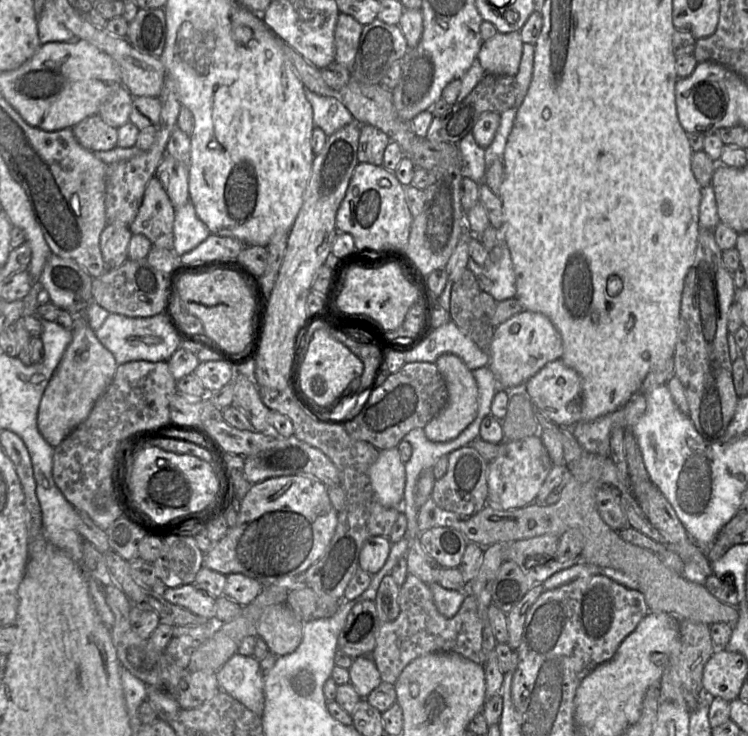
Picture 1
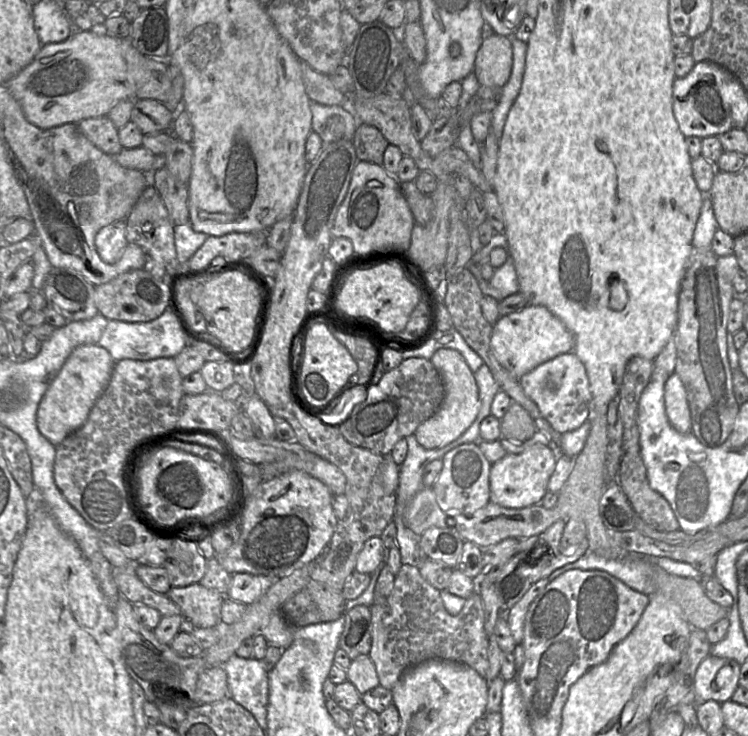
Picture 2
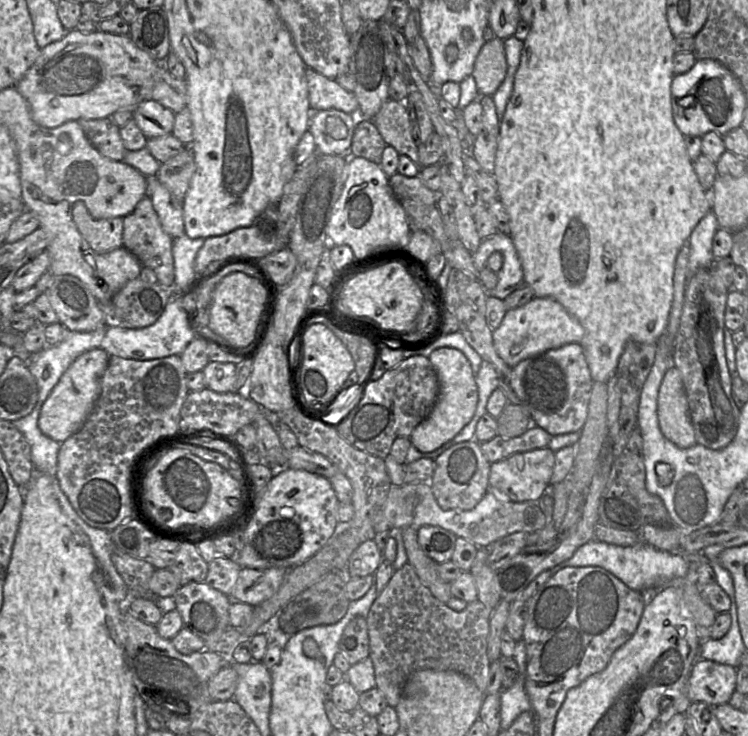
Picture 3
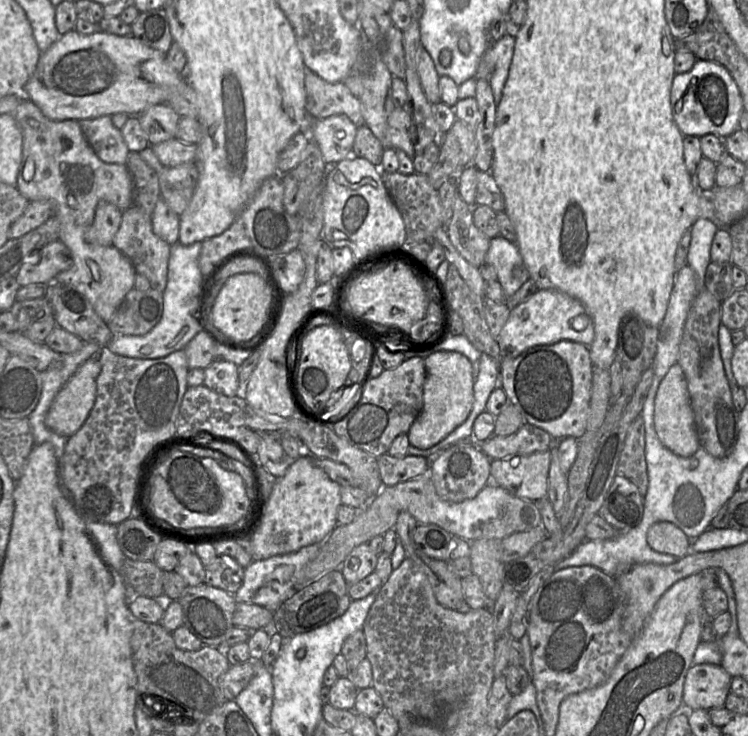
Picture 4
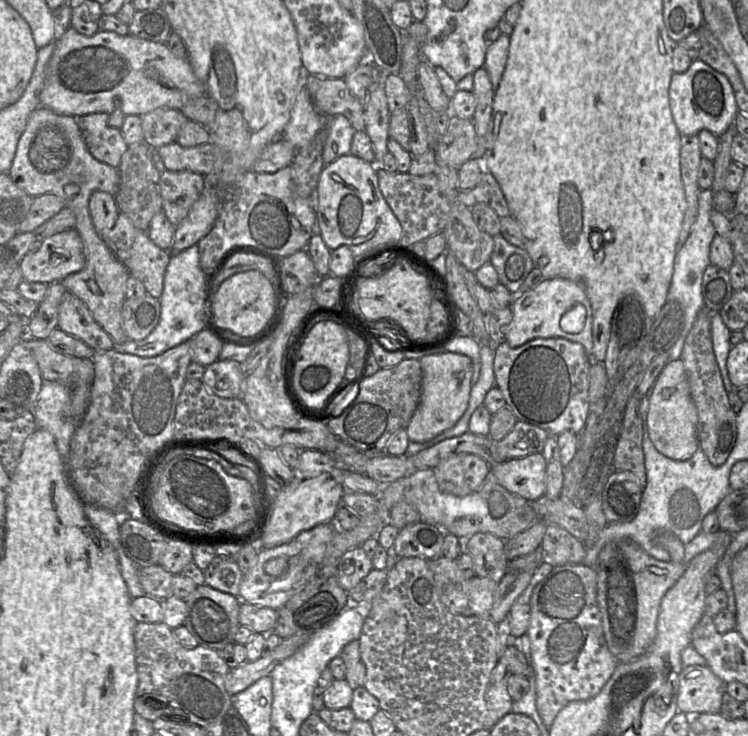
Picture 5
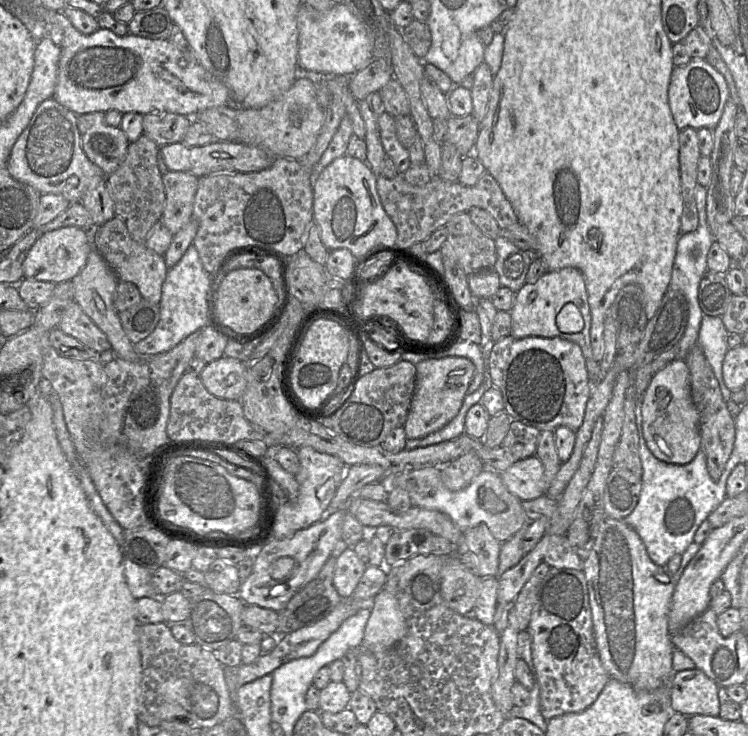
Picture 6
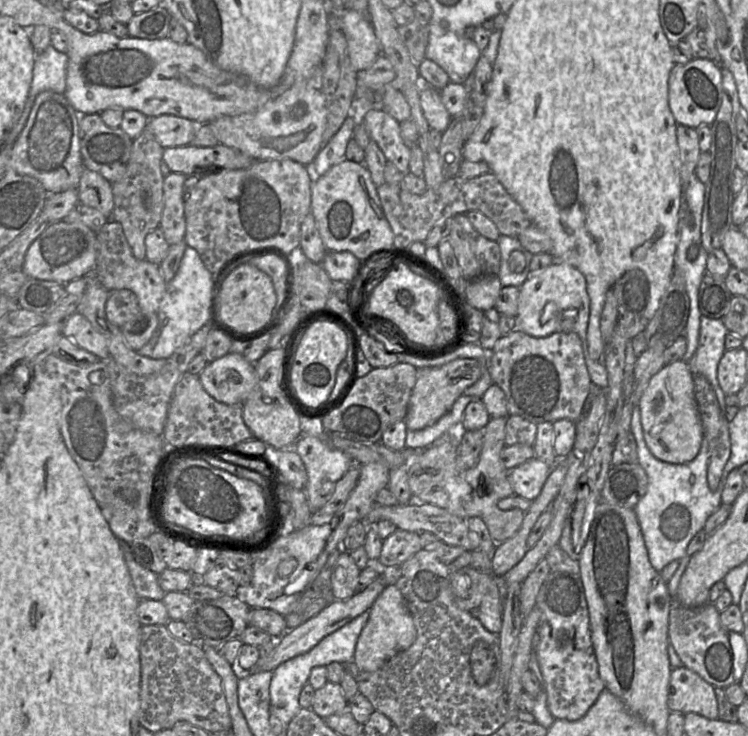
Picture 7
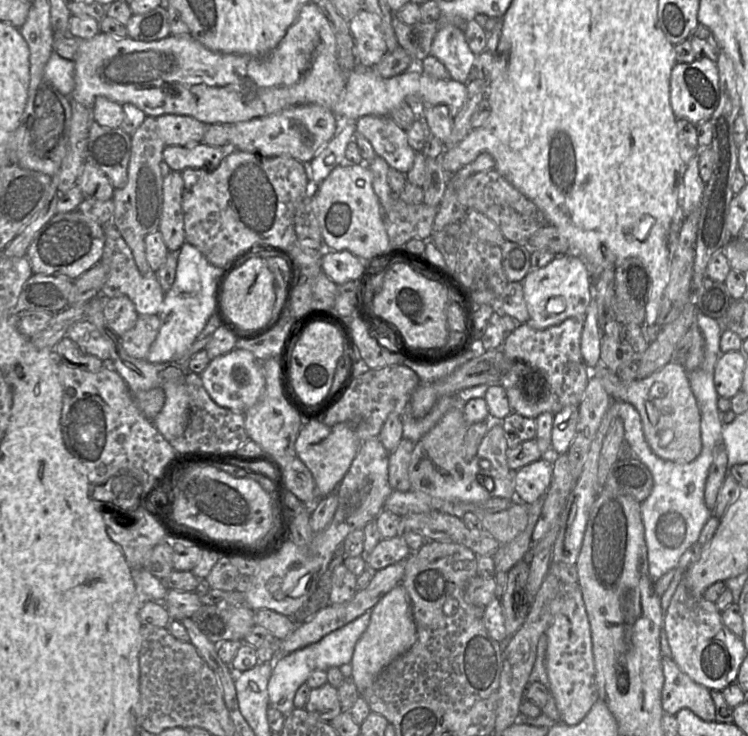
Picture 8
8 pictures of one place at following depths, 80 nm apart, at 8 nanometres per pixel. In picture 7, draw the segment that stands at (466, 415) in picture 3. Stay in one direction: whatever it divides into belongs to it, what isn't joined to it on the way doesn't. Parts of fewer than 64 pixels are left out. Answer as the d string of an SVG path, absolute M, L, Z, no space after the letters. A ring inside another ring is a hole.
M461 358L439 367L417 369L417 382L410 397L408 413L404 419L409 430L421 430L433 425L448 413L464 391L480 379L486 365L476 359Z

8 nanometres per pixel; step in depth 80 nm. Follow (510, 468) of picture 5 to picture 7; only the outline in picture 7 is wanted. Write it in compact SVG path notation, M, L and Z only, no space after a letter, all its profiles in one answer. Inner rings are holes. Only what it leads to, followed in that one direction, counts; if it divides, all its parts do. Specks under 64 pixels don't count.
M533 457L509 471L508 476L514 494L530 501L535 500L541 493L552 467Z

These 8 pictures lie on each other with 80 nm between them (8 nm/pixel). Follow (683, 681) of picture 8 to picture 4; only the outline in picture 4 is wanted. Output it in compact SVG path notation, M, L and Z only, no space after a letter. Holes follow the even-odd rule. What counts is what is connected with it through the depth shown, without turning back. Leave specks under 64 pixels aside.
M692 665L684 681L683 706L687 711L724 707L731 692L732 678L720 665Z

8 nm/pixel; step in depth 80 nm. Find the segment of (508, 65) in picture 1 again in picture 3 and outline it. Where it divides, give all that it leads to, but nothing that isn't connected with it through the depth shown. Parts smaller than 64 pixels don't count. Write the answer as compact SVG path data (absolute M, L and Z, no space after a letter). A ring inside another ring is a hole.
M495 37L486 41L474 63L472 75L480 96L493 96L507 74L504 40Z

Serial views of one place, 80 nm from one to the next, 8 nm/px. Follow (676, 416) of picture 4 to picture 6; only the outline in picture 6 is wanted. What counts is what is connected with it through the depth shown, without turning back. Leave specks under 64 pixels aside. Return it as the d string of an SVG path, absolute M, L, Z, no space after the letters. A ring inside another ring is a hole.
M675 359L653 375L642 400L641 412L646 445L657 459L676 465L688 464L694 459L701 445L700 421L692 400L690 372L685 360Z

